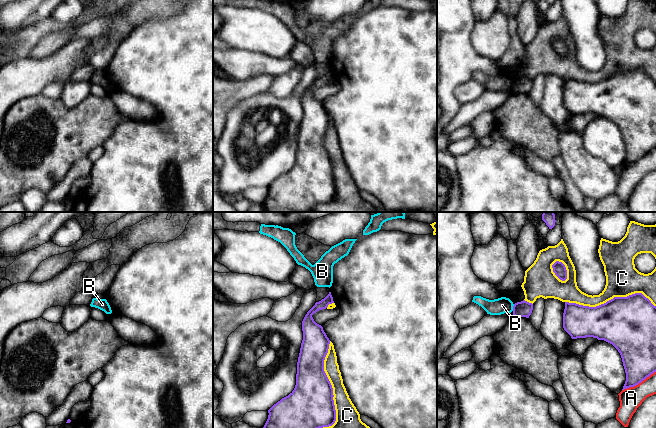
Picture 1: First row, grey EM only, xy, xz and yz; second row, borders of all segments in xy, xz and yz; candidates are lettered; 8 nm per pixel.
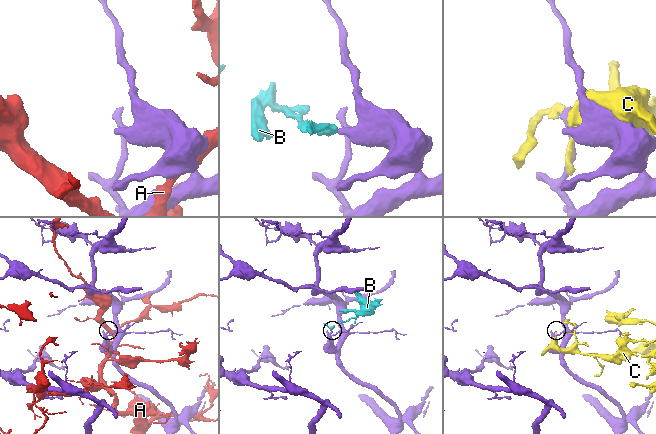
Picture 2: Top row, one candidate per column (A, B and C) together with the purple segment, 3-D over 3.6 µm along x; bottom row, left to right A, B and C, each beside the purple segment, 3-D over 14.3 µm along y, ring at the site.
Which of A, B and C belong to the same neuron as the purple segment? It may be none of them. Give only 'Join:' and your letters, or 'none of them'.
Join: none of them

